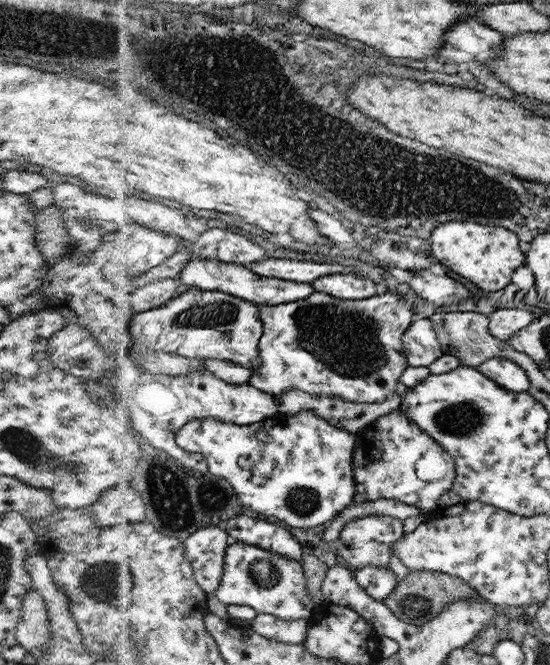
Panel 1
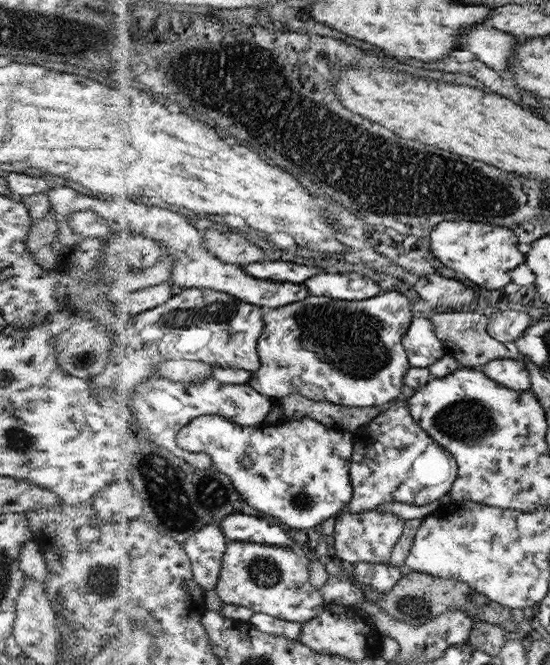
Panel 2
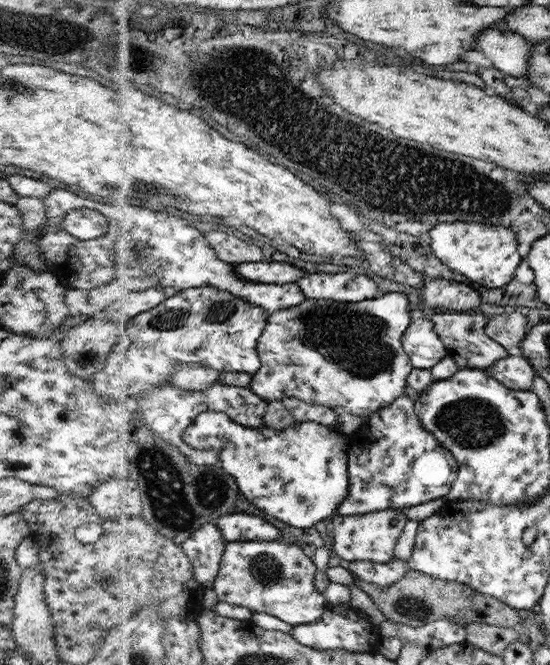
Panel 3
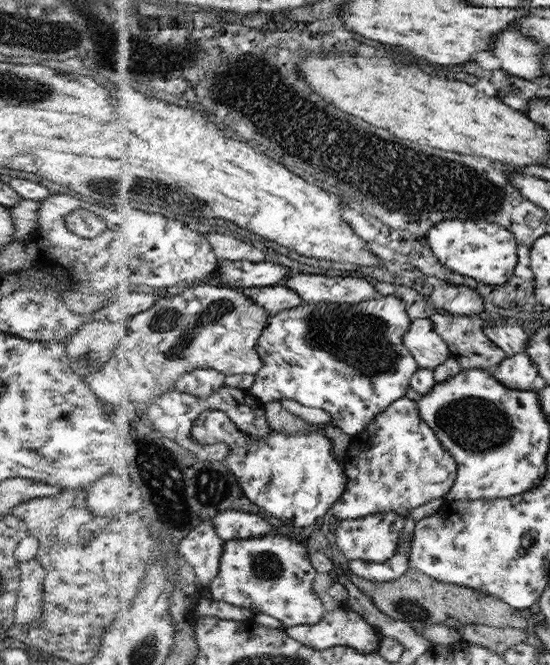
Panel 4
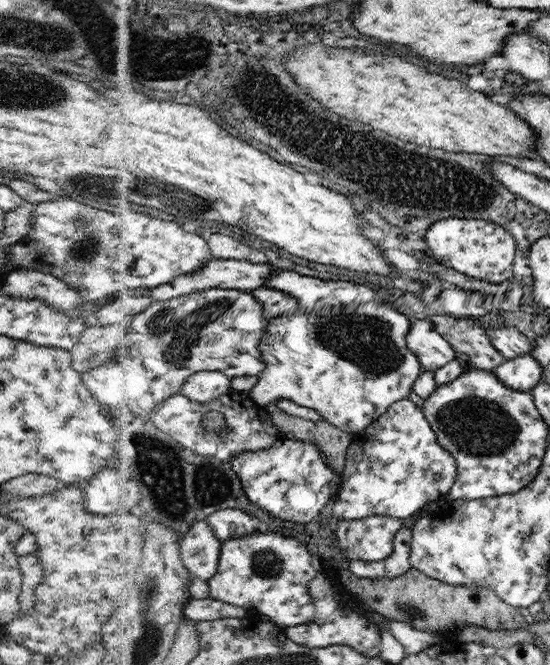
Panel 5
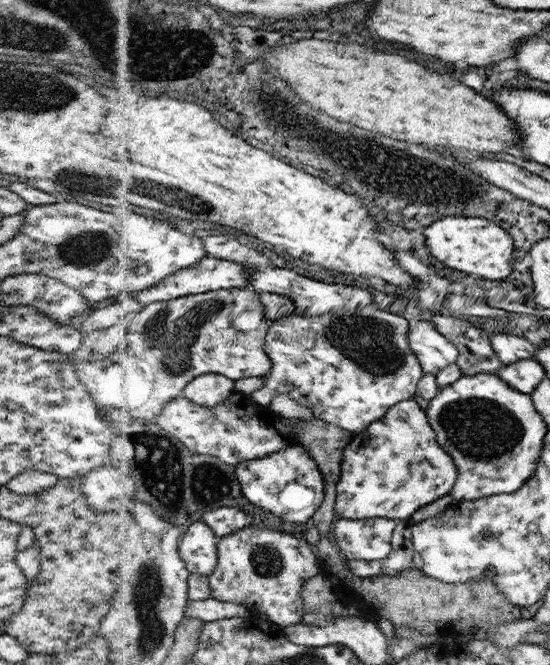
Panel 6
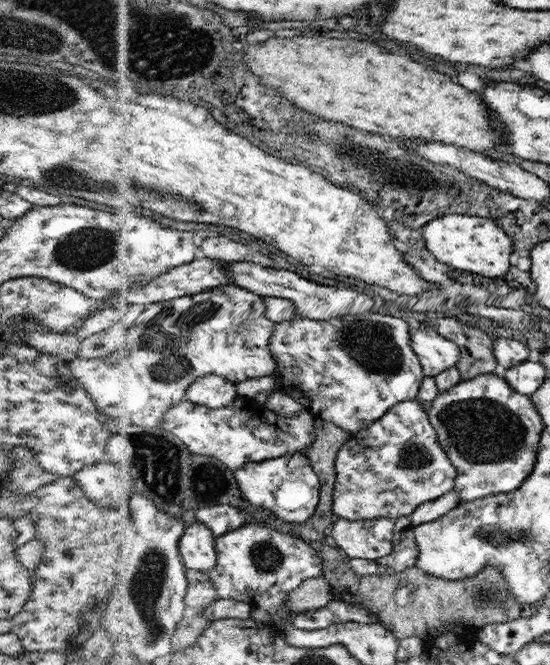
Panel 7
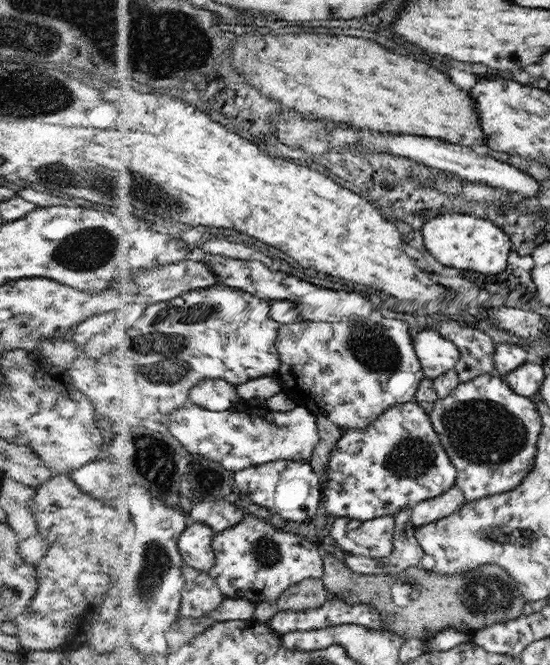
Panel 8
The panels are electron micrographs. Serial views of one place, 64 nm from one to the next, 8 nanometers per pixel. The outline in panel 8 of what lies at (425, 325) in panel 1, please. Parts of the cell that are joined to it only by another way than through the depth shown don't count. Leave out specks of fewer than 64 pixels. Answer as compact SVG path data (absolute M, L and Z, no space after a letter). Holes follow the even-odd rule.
M434 328L433 330L419 330L413 337L413 348L417 348L416 356L421 356L421 368L425 368L424 379L436 379L437 376L444 375L444 372L455 367L459 359L460 353L456 345L452 341L445 340Z

